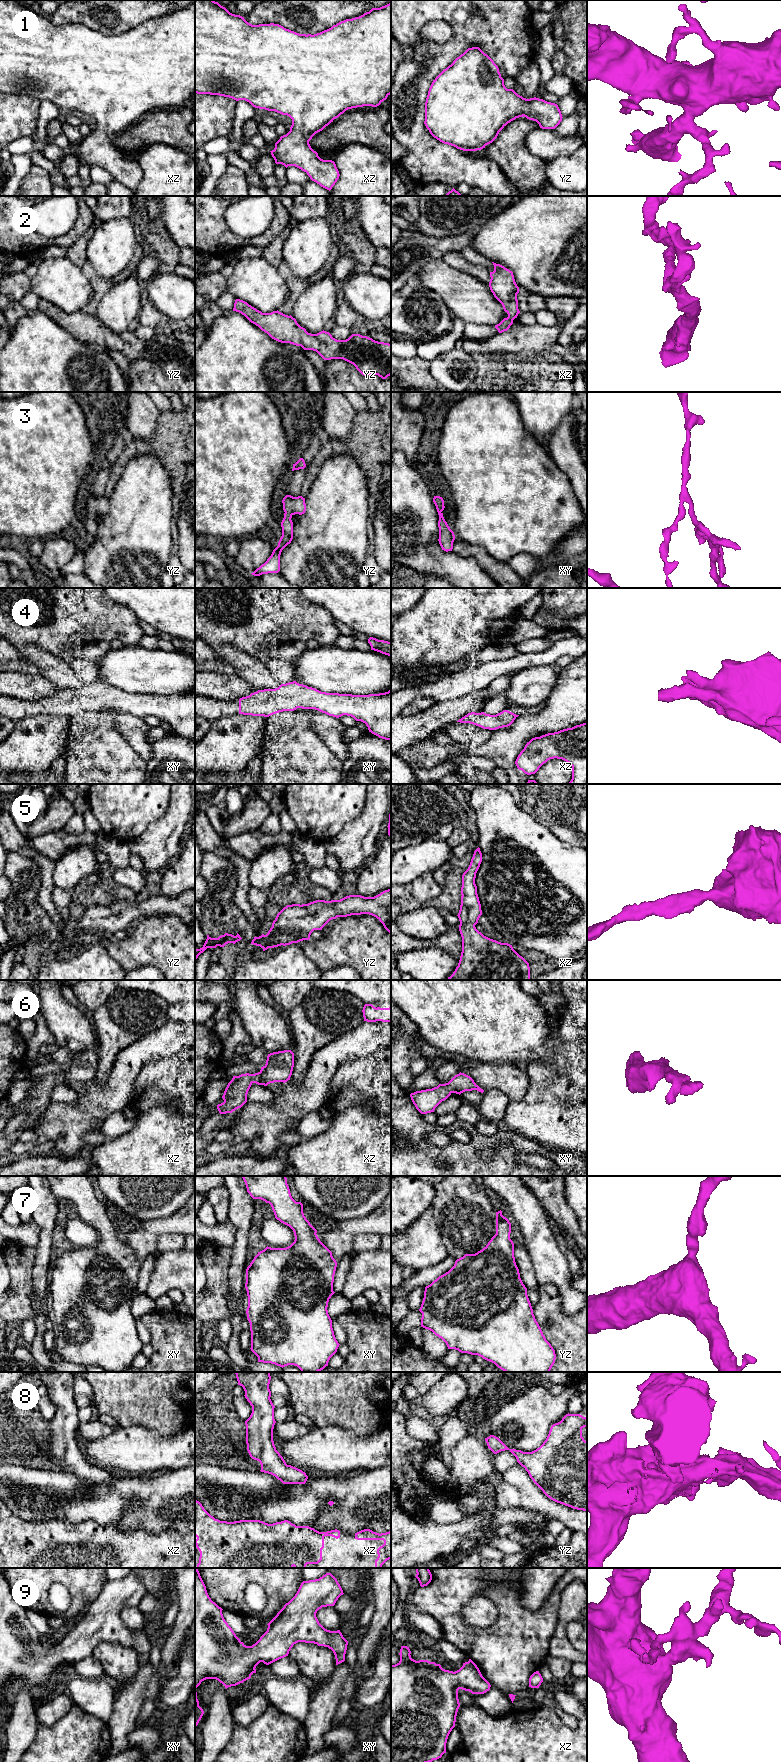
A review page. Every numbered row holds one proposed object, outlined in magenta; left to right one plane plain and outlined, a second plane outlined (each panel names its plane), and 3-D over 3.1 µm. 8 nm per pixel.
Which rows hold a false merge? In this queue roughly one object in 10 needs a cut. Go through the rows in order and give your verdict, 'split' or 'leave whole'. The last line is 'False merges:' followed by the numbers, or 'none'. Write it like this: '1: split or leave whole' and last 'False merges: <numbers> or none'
1: leave whole
2: leave whole
3: leave whole
4: leave whole
5: leave whole
6: leave whole
7: leave whole
8: leave whole
9: leave whole
False merges: none

